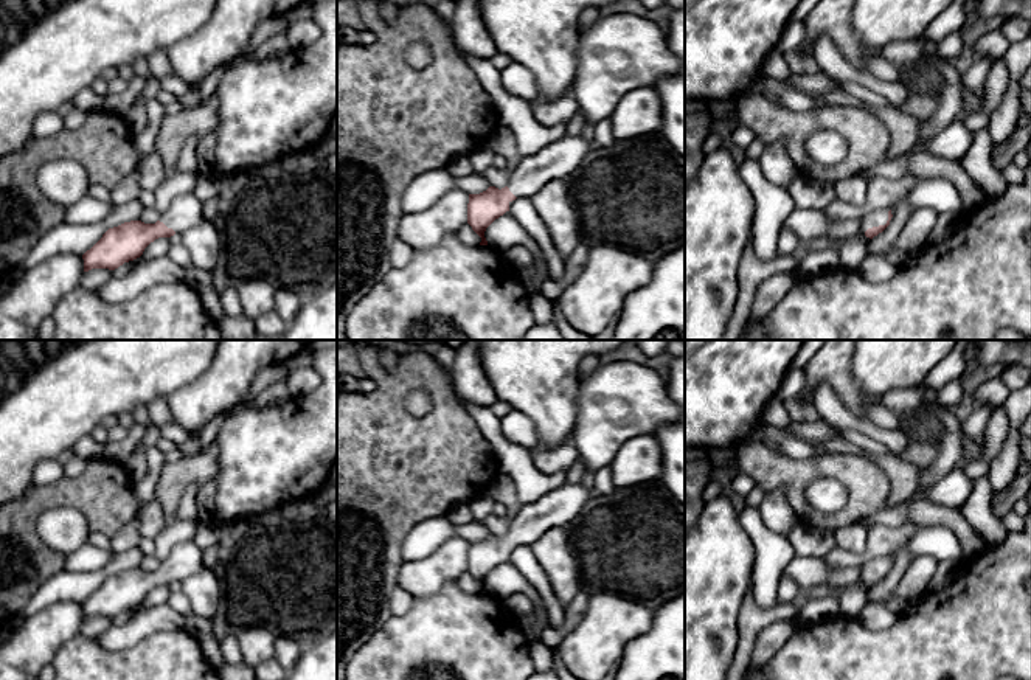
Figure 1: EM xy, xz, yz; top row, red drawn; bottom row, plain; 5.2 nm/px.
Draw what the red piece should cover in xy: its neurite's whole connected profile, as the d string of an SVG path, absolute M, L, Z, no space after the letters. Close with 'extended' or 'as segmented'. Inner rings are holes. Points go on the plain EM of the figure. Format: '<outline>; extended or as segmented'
M194 540L177 543L171 553L160 560L155 571L141 568L124 570L109 576L102 585L82 602L84 619L92 616L115 618L124 610L140 605L144 596L158 585L182 582L188 576L203 571L203 550Z; extended

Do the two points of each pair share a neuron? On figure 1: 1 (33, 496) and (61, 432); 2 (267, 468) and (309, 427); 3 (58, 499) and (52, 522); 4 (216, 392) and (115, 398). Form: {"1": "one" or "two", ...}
{"1": "two", "2": "one", "3": "two", "4": "two"}

